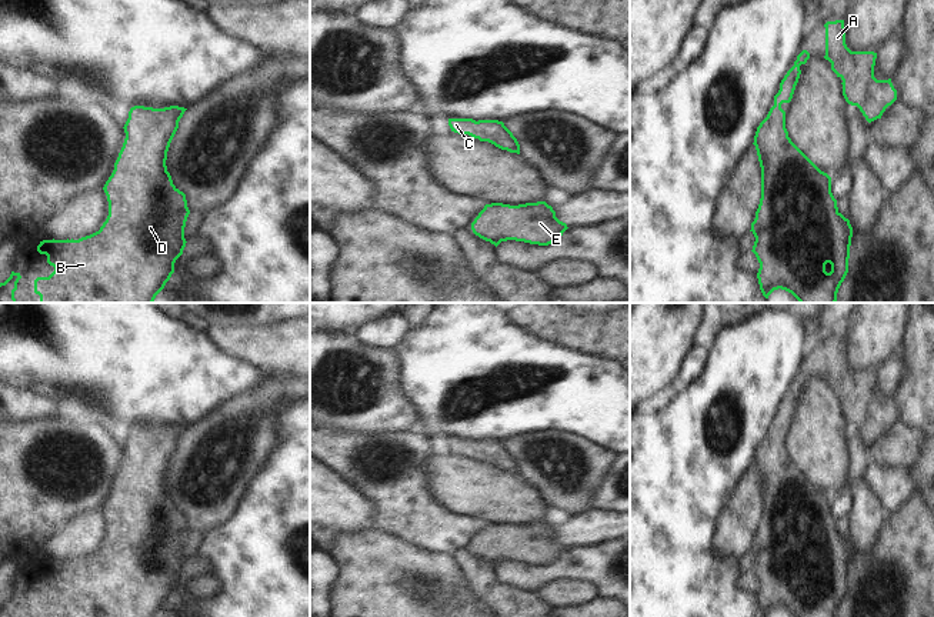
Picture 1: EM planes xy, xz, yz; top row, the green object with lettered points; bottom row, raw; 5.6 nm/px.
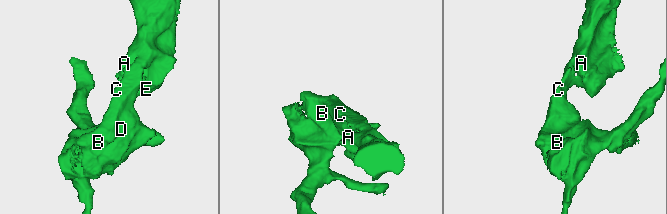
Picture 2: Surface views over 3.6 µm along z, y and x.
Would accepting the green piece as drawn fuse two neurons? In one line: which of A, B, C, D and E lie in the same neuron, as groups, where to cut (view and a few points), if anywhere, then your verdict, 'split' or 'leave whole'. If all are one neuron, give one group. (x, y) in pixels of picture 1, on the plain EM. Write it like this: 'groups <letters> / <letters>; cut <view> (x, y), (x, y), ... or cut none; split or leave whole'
groups A B C D E; cut none; leave whole

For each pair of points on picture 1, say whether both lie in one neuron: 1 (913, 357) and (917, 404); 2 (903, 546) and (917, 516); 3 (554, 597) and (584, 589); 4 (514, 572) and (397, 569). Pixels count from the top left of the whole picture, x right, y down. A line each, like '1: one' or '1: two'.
1: one
2: one
3: one
4: two

